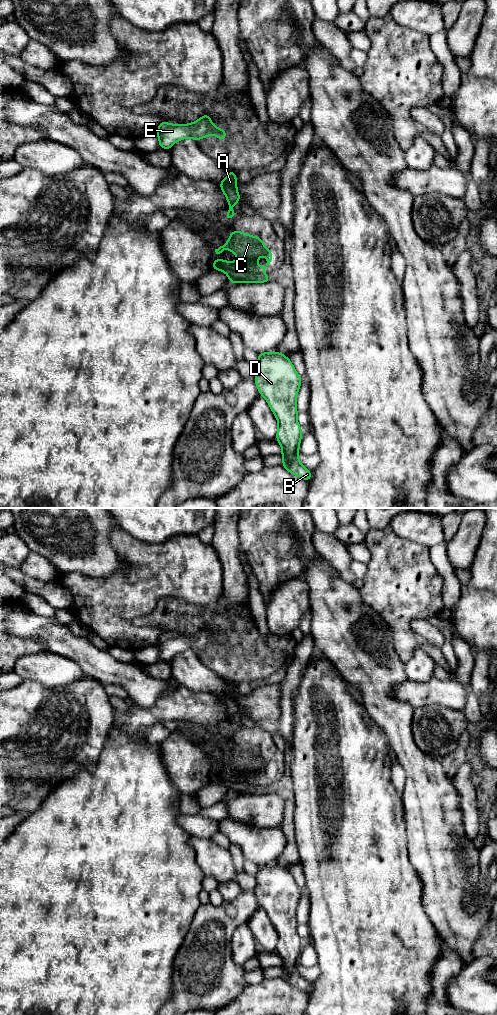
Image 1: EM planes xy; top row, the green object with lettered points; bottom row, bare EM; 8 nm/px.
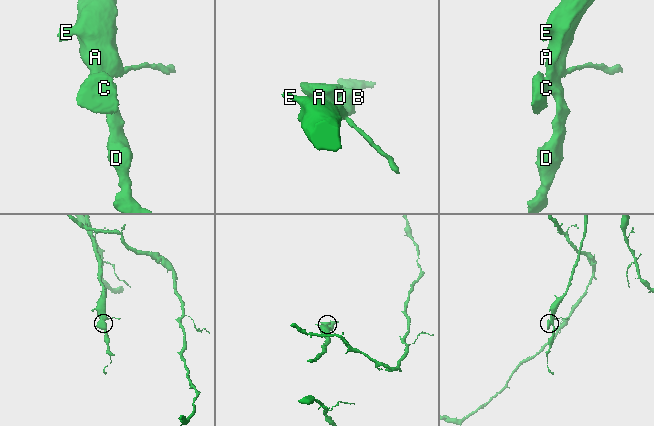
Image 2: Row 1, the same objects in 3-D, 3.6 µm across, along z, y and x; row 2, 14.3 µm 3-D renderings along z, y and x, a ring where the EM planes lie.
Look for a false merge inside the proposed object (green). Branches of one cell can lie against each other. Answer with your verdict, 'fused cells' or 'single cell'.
fused cells

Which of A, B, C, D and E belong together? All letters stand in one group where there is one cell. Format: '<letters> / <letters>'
A B D E / C

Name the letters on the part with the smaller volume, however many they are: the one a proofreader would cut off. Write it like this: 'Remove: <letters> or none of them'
Remove: C

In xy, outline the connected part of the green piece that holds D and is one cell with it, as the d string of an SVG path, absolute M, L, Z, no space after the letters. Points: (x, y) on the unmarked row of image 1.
M281 864L258 865L254 893L278 933L276 952L282 958L283 978L288 984L309 994L312 984L298 970L303 943L297 933L296 909L302 890L292 874Z

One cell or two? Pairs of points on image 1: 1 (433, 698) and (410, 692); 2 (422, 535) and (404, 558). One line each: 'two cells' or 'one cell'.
1: one cell
2: two cells

